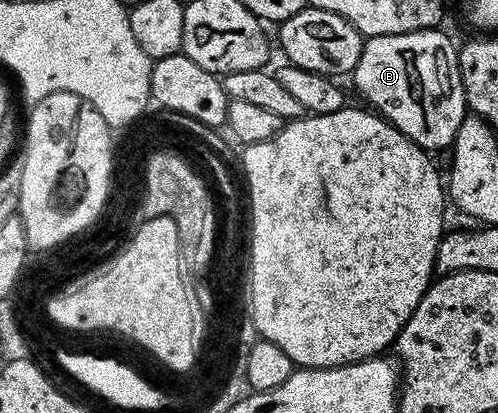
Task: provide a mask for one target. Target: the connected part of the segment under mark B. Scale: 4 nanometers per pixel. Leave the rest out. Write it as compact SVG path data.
M435 27L427 30L411 30L411 34L368 37L361 45L359 62L351 73L358 94L366 100L364 103L378 116L385 117L390 124L397 127L412 144L426 150L448 149L467 115L465 91L457 61L459 48L456 43L453 45L453 40L447 33L441 31L440 27Z

